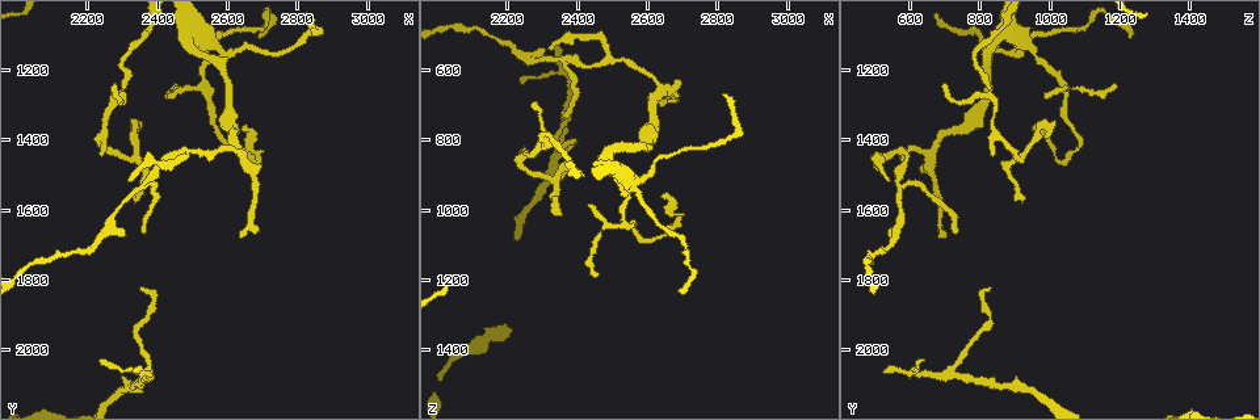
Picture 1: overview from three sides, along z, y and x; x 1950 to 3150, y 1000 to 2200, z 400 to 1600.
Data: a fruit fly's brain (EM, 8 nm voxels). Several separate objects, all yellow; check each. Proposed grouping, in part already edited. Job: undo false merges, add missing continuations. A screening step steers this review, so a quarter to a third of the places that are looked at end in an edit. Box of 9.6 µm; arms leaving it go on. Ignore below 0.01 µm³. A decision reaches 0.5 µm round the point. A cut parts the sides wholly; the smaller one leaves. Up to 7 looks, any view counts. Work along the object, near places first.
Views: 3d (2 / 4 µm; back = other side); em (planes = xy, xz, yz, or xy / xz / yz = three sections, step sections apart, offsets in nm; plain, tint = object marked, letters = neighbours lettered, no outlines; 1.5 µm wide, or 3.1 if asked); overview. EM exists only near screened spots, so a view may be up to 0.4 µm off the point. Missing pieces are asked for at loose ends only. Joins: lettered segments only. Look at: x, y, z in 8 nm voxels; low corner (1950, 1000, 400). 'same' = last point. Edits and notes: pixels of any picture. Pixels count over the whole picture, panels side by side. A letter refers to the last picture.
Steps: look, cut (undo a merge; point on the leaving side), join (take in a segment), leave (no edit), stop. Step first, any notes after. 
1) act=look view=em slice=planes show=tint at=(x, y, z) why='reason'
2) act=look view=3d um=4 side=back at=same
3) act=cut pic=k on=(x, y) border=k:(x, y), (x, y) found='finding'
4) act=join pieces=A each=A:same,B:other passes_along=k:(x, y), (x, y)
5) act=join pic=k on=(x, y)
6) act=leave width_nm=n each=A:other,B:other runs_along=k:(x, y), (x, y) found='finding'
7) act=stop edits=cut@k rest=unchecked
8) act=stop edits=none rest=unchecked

act=look view=3d um=2 at=(2340, 1580, 920) why='thin end'

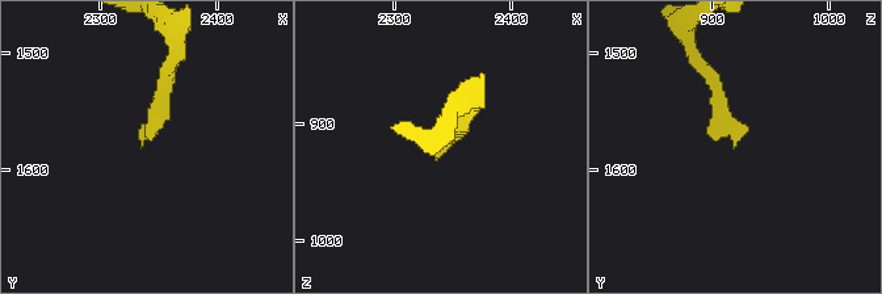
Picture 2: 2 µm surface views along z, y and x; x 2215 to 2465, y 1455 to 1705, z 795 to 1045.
act=look view=em slice=planes show=letters at=(2336, 1578, 920) why='now the EM'

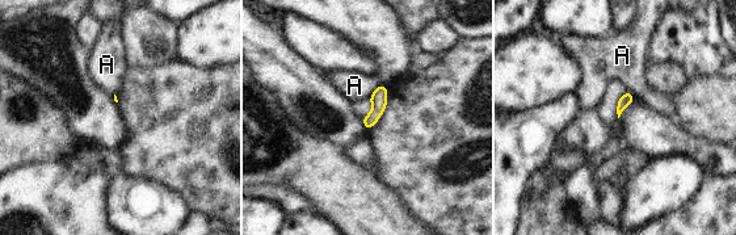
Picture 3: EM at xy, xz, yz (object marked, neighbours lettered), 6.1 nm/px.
act=leave longest_contact=A:130nm each=A:other border=3:(381, 84), (368, 99) found='no lettered segment goes on from it'

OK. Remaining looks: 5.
act=look view=em slice=xy step=8 show=letters at=(2320, 1520, 540) why='thin end'

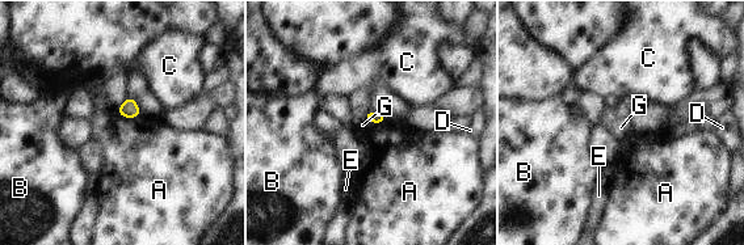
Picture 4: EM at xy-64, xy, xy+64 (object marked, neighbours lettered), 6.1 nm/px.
act=look view=em slice=planes show=letters at=same why='another direction'

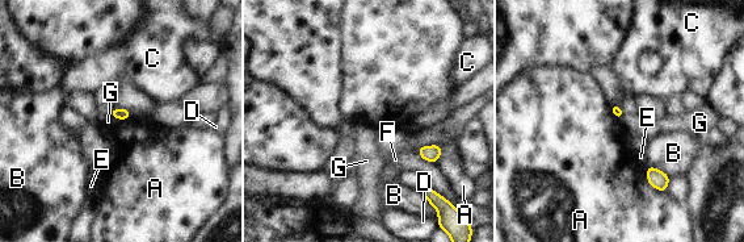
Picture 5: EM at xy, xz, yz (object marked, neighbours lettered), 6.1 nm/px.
act=leave each=A:other,B:other,C:other,D:other,E:other,F:other,G:other border=5:(646, 170), (655, 188), (667, 190) found='no lettered segment goes on from it'

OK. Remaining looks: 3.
act=look view=3d um=4 at=(2360, 1810, 830) why='an open end'

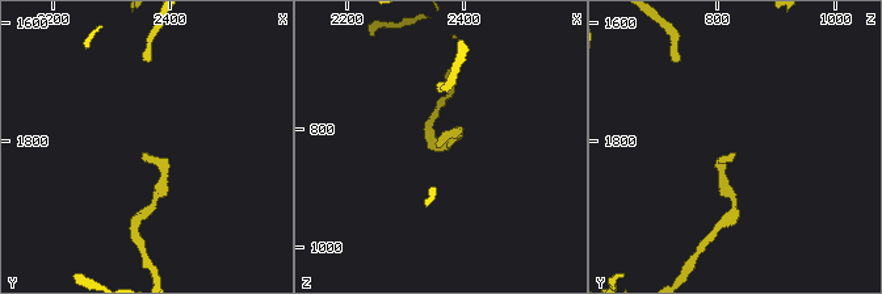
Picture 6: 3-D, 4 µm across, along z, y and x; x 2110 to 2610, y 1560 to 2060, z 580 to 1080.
act=look view=em slice=planes show=tint at=(2360, 1820, 830)

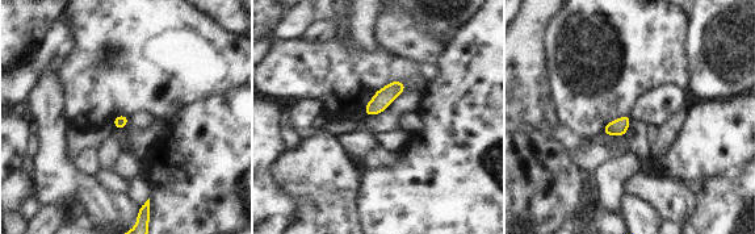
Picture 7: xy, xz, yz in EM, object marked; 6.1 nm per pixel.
act=look view=em slice=planes show=letters at=same why='see the neighbours'

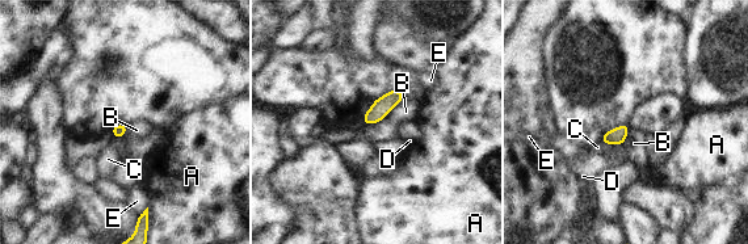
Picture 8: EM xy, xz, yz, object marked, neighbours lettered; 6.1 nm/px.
act=leave longest_contact=B:220nm each=A:other,B:other,C:other,D:other,E:other border=8:(395, 105), (383, 118), (366, 125) found='none of them fits'

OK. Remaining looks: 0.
act=stop edits=none rest=unchecked

